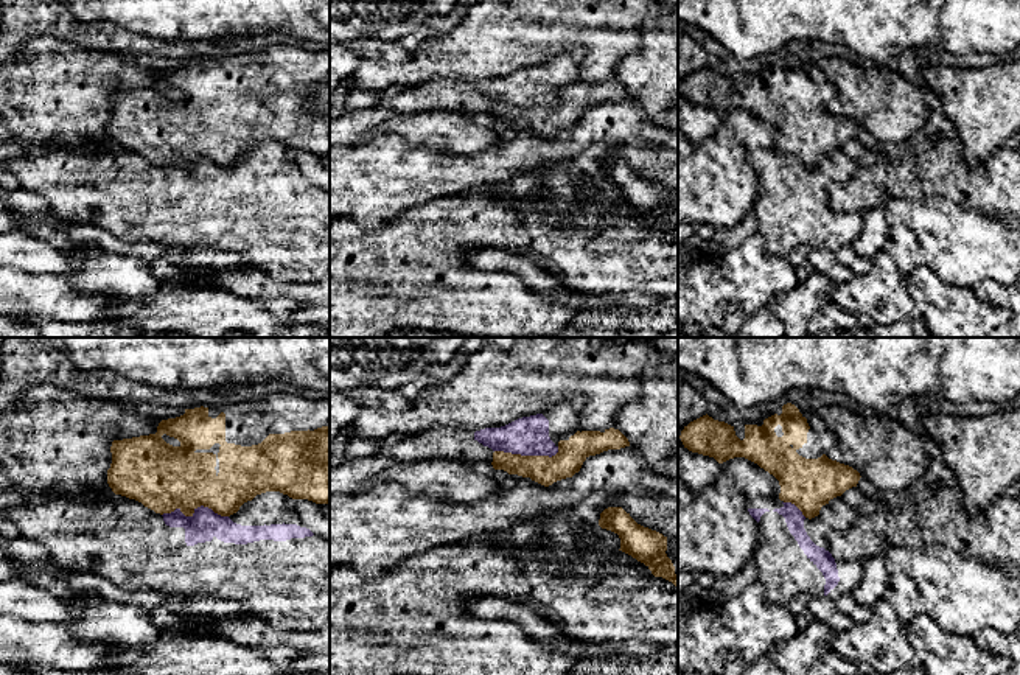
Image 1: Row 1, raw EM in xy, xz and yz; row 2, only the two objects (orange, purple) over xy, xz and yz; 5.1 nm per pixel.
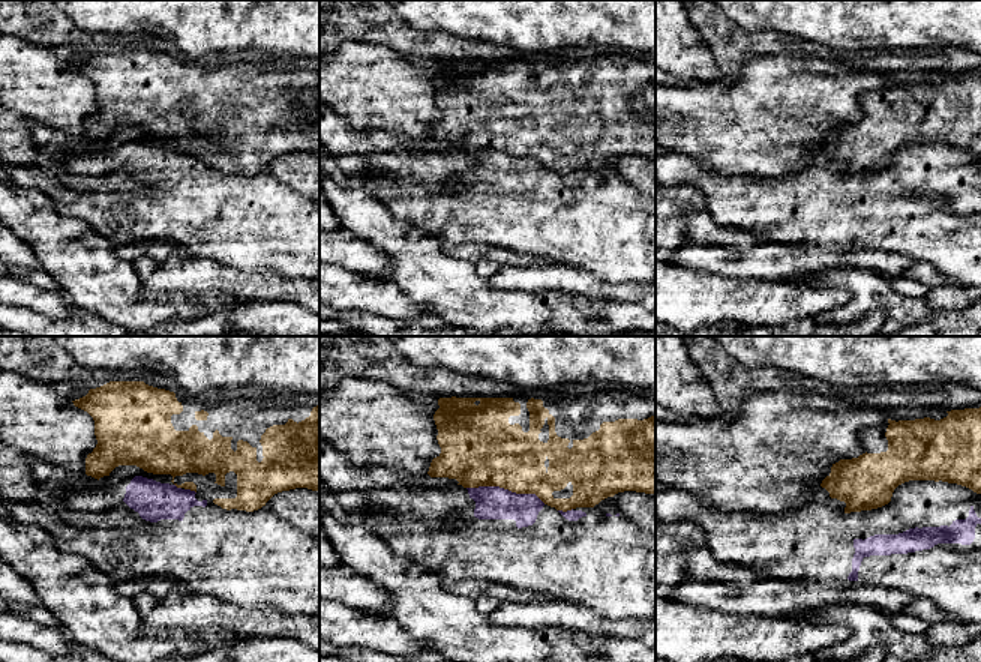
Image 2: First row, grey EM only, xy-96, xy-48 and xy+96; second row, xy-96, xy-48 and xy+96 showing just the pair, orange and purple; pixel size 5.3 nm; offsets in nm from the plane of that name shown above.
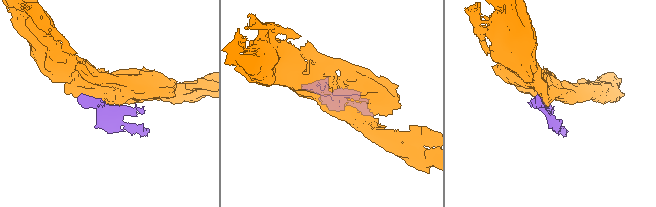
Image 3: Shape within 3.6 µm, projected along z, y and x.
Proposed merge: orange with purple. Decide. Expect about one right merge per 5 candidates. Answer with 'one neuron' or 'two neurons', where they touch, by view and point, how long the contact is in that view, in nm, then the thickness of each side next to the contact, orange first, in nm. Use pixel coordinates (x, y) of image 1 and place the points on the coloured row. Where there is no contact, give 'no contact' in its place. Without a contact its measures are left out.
two neurons; contact xy (193, 510); length 340 nm; calibres 340 and 160 nm

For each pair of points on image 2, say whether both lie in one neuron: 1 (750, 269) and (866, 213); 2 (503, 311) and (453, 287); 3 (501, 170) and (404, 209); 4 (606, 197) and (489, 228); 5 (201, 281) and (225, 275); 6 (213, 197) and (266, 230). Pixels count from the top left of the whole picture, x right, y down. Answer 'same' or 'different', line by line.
1: different
2: same
3: same
4: same
5: same
6: same

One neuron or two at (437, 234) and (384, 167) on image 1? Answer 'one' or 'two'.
two

